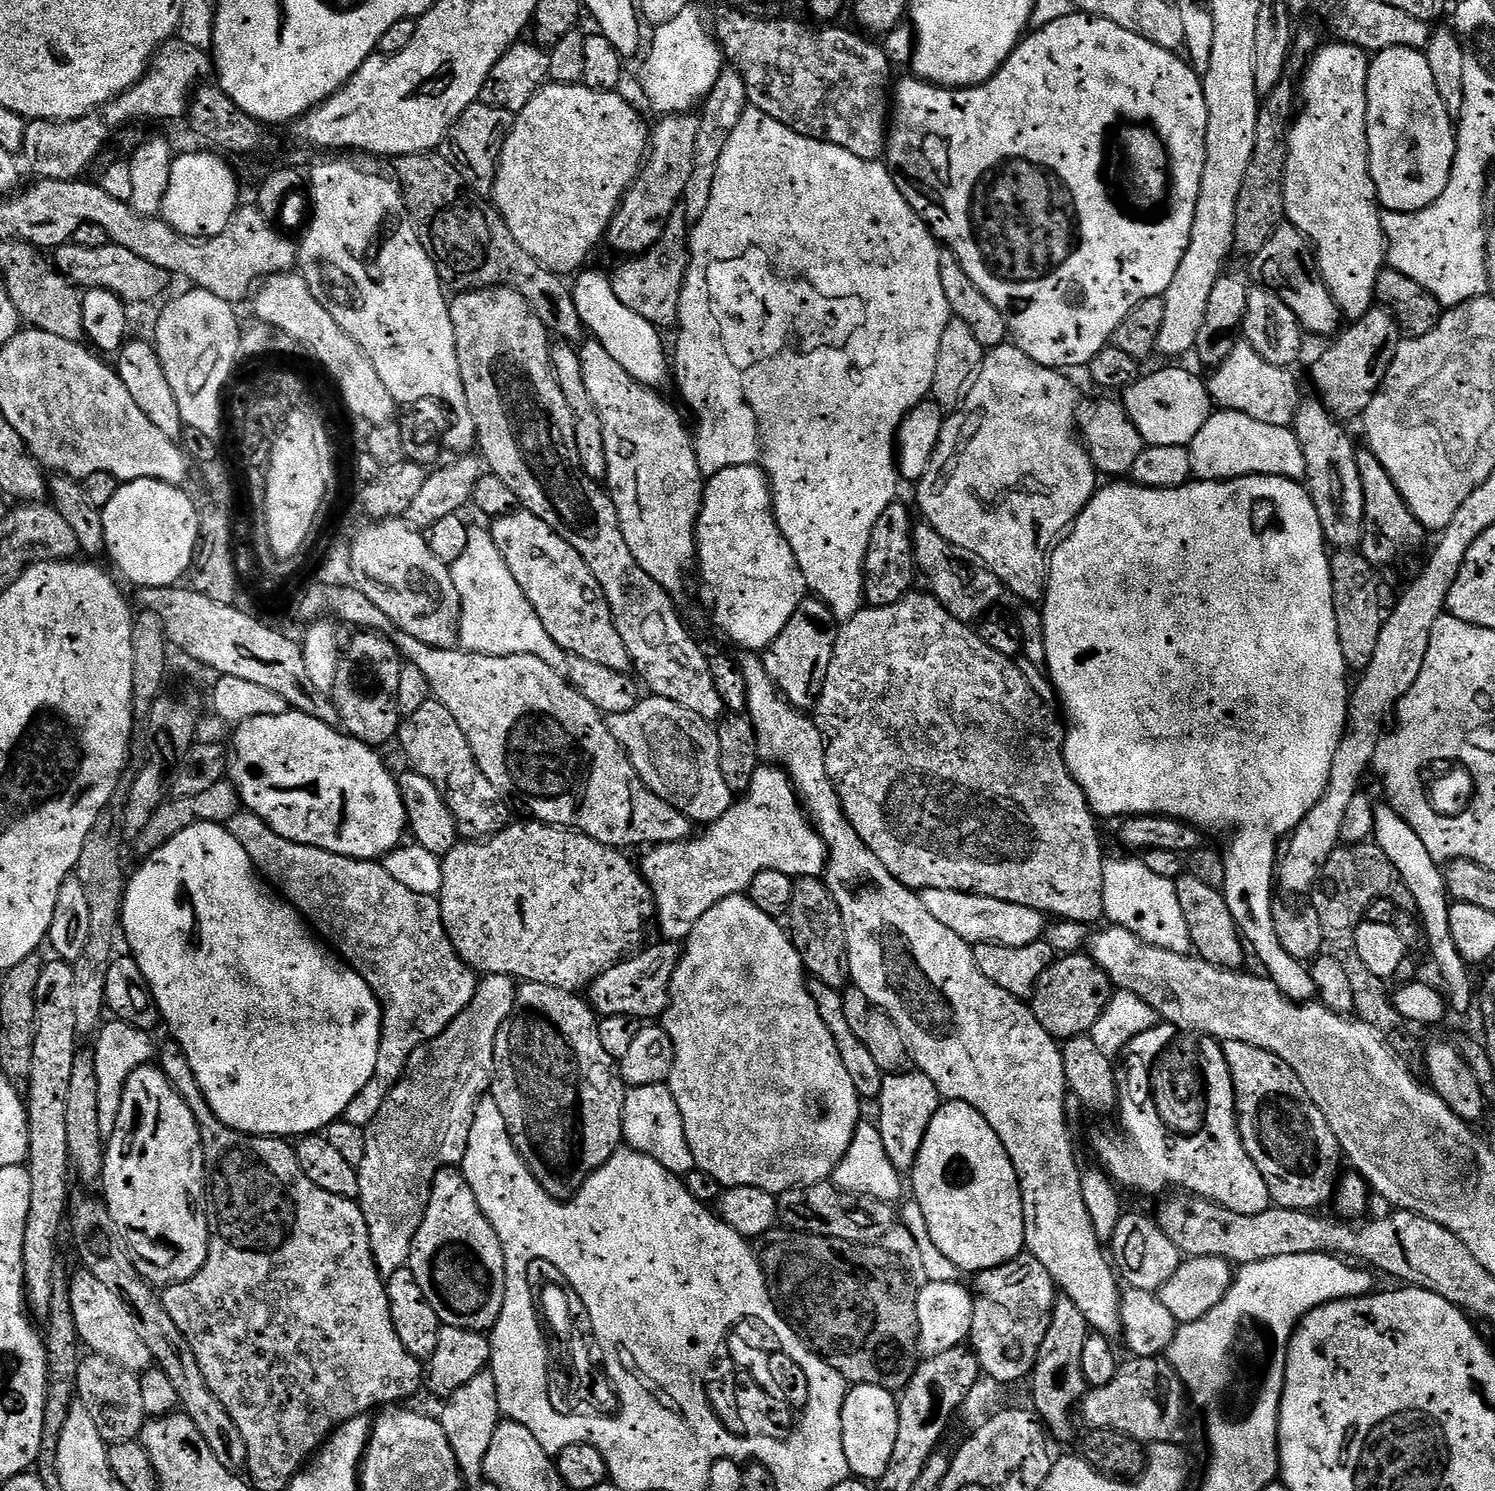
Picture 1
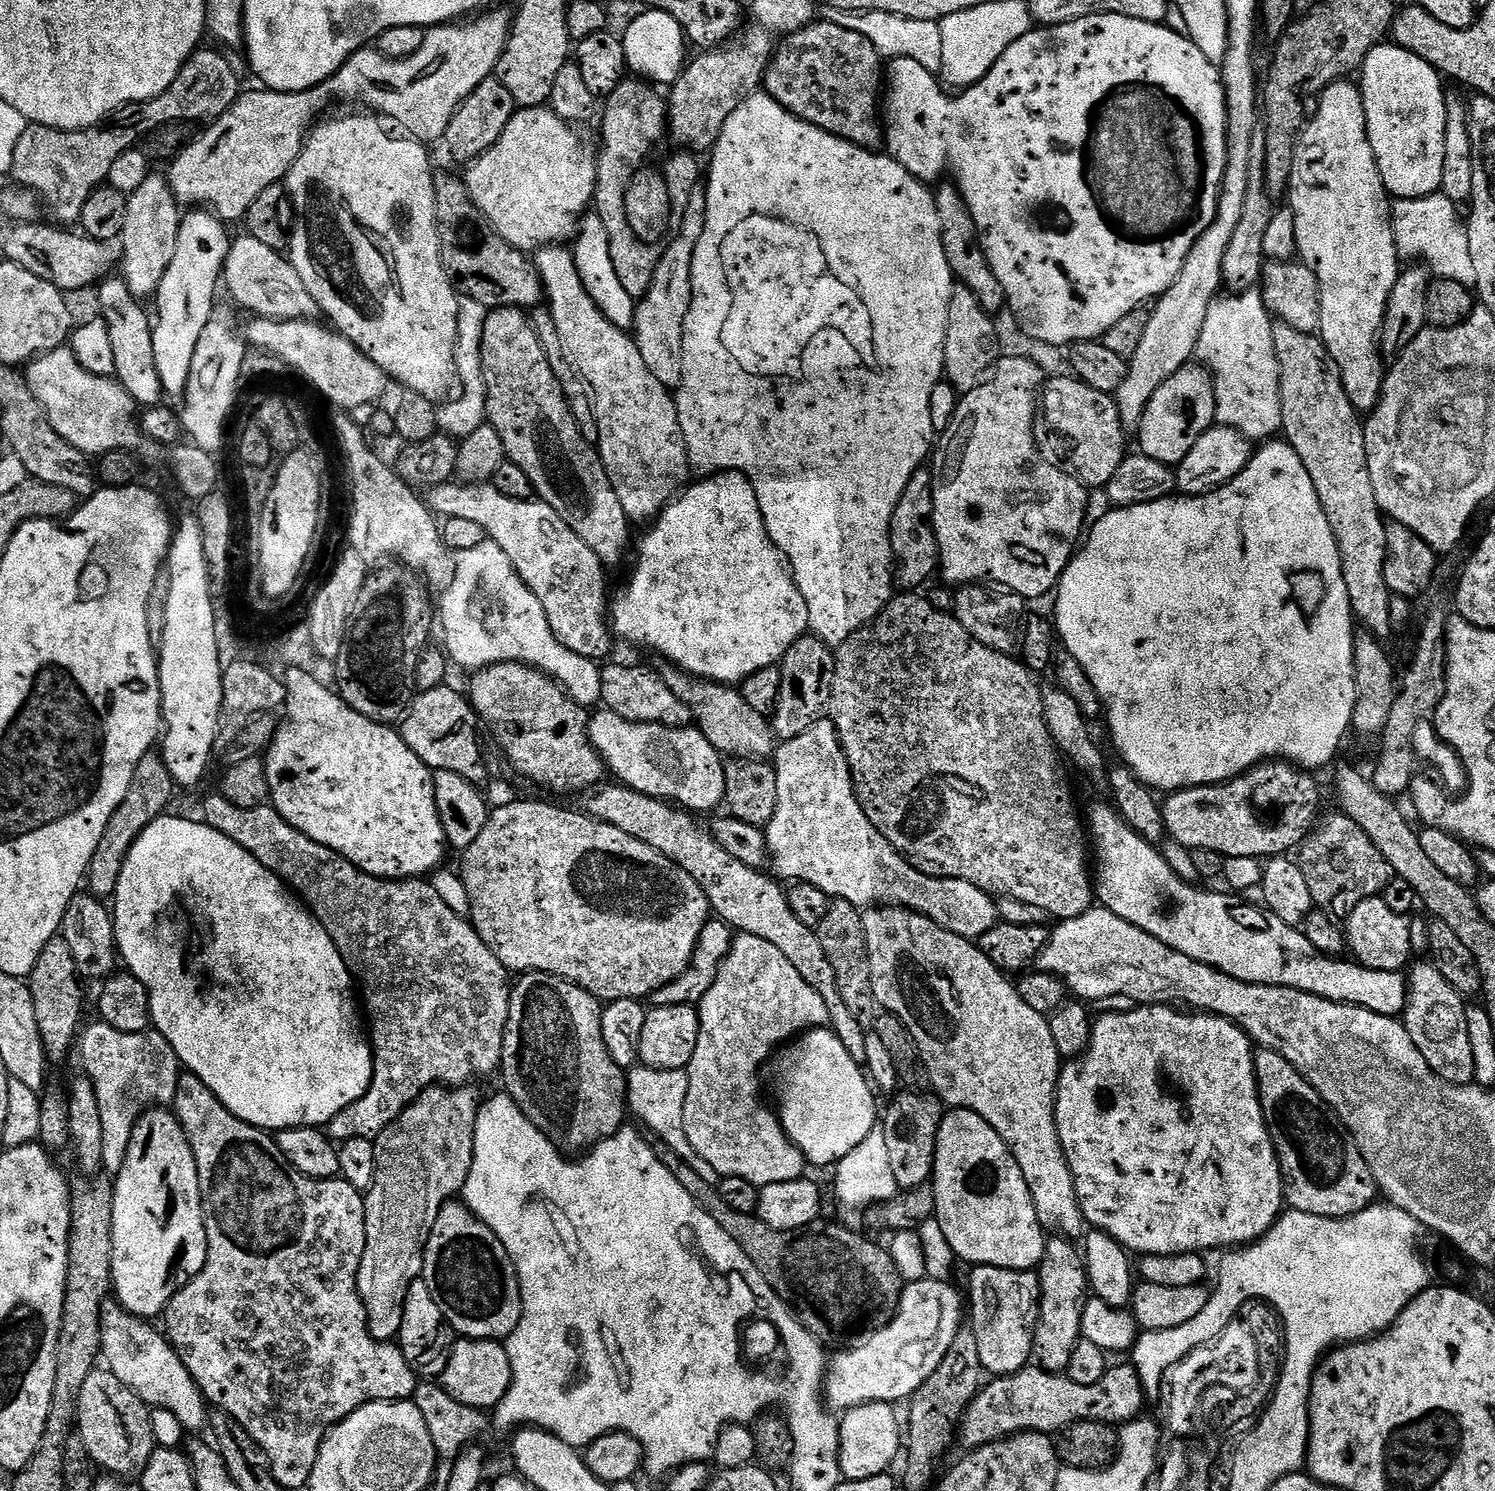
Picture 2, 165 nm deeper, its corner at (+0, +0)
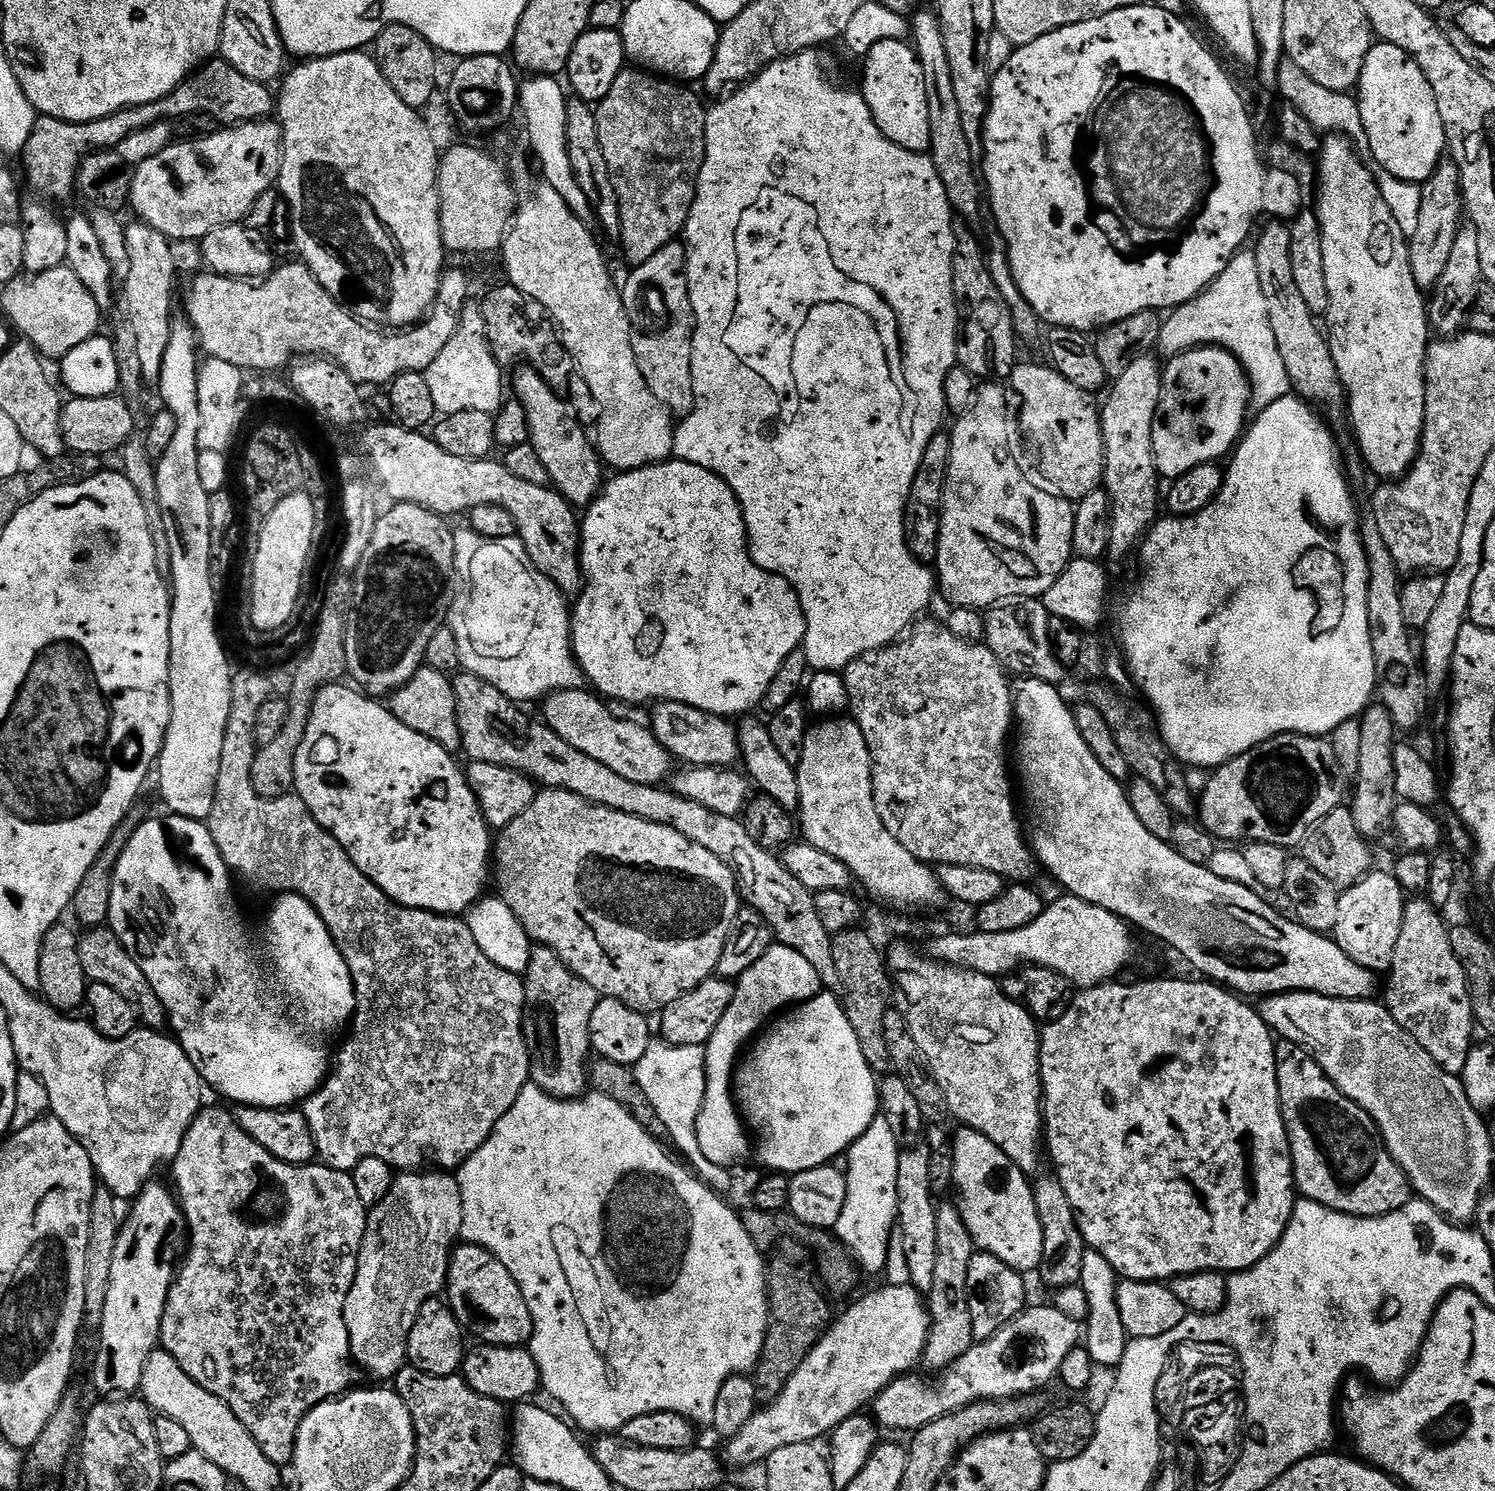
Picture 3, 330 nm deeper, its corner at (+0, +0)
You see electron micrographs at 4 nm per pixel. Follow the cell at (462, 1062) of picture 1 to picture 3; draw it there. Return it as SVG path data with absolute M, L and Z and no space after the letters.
M416 1170L401 1171L393 1179L386 1198L368 1214L368 1229L358 1254L354 1286L346 1298L344 1317L352 1359L372 1376L392 1378L405 1367L410 1330L414 1330L414 1322L418 1322L418 1310L422 1310L428 1300L437 1299L448 1283L448 1261L462 1230L462 1190L455 1175L431 1171L423 1174Z

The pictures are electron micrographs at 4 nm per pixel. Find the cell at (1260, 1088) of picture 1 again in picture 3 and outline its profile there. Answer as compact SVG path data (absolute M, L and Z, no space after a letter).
M1280 1040L1276 1046L1276 1073L1280 1109L1292 1151L1292 1173L1296 1176L1297 1193L1303 1199L1313 1200L1347 1216L1385 1216L1414 1199L1412 1184L1384 1147L1374 1118L1334 1086L1306 1049L1289 1040Z

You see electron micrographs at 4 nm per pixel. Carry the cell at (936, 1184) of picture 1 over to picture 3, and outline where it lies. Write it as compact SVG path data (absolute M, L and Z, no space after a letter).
M957 1127L956 1137L950 1143L954 1154L954 1178L952 1188L956 1197L954 1203L966 1230L970 1230L970 1238L981 1252L994 1254L994 1258L1002 1258L1006 1266L1021 1274L1035 1273L1042 1262L1042 1222L1038 1218L1038 1210L1034 1206L1034 1194L1029 1177L1024 1175L1010 1158L986 1134L978 1134L973 1128Z

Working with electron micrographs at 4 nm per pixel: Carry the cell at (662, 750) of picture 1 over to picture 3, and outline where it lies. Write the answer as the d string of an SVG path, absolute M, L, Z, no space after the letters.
M571 688L554 692L544 697L542 707L543 723L554 730L562 742L570 742L570 746L574 746L574 750L582 750L586 758L594 758L594 762L610 766L614 774L622 774L622 778L630 778L630 782L635 784L653 786L663 785L673 775L674 758L666 746L658 742L655 732L630 720L616 720L615 714L608 709L611 707L595 691Z

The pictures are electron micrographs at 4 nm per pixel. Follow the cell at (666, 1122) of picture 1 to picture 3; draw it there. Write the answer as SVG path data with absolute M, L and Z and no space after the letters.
M654 1042L634 1065L638 1085L654 1106L654 1111L668 1131L667 1139L676 1143L675 1151L698 1173L701 1180L714 1192L728 1194L735 1186L733 1173L718 1166L702 1154L698 1146L698 1110L702 1110L702 1098L706 1098L706 1054L701 1046L674 1046Z

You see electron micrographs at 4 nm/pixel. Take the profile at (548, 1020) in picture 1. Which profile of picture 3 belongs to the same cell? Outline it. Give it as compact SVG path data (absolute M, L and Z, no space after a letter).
M533 947L532 958L527 972L522 976L524 982L524 1041L530 1054L530 1080L556 1100L575 1100L589 1091L589 1065L592 1043L590 1042L590 1017L594 1006L601 997L582 978L578 978L554 954L554 950Z

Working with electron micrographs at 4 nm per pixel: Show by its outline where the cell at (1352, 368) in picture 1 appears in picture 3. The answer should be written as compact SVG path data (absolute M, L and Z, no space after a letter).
M1442 162L1431 178L1422 185L1422 210L1418 212L1418 230L1414 230L1408 241L1410 270L1414 270L1414 282L1418 282L1421 290L1435 289L1442 278L1442 270L1446 270L1446 262L1450 262L1454 238L1458 238L1458 230L1465 216L1466 205L1464 191L1460 188L1458 166Z

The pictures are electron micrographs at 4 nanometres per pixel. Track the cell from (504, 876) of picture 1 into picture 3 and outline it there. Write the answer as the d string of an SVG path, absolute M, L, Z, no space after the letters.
M557 788L537 791L534 802L530 802L530 806L526 806L526 810L522 810L522 814L518 814L518 818L510 822L510 826L499 829L492 850L490 876L494 881L494 888L496 884L495 895L514 912L514 918L522 924L529 940L539 947L554 950L554 954L558 954L558 958L575 976L594 986L601 998L617 1000L645 1014L663 1012L666 1006L670 1006L670 1002L678 1002L682 994L690 994L695 988L702 986L702 982L716 976L718 958L722 958L722 946L726 946L726 938L730 938L732 927L740 919L742 911L735 874L722 862L720 856L710 854L706 846L698 846L698 842L690 842L686 834L678 834L678 830L662 826L658 822L591 804L578 798L576 794Z

